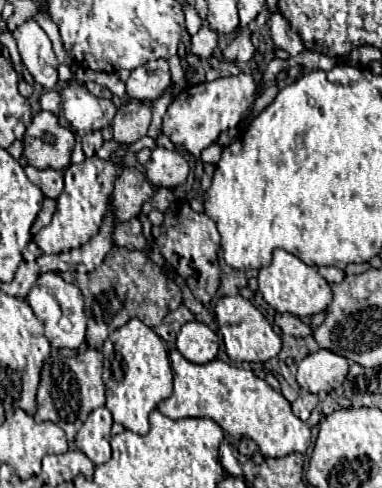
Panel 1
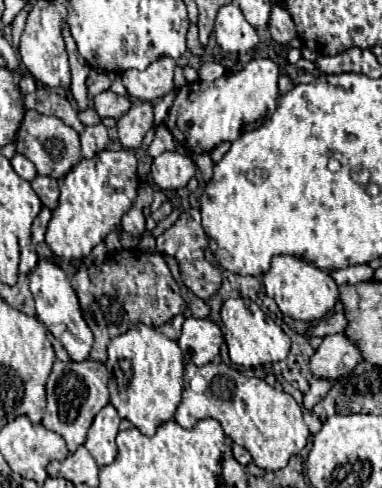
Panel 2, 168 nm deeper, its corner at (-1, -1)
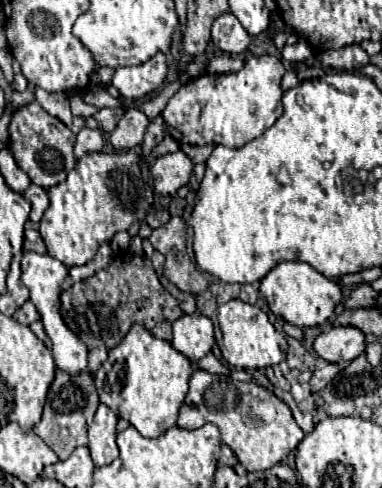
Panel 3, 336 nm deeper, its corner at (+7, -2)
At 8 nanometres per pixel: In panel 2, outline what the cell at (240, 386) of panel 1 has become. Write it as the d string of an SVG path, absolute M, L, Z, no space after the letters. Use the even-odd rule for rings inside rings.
M186 362L182 402L176 408L174 420L182 428L192 428L198 420L204 418L218 420L226 436L232 442L244 446L252 454L254 464L264 470L284 468L290 456L298 454L310 438L302 410L290 394L282 390L278 392L274 386L266 384L260 378L248 378L224 362L210 362L200 368L192 362Z

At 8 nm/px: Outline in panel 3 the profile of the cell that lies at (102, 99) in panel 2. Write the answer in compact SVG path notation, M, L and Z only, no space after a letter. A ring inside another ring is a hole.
M100 109L100 111L94 115L94 119L100 123L100 129L102 129L102 131L112 133L114 127L116 127L116 123L118 123L116 115L118 115L118 109Z

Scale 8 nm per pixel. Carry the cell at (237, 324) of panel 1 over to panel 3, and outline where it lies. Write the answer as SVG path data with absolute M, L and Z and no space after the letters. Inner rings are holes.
M232 299L224 303L218 309L218 323L224 333L222 341L222 357L238 369L264 369L270 365L278 365L286 359L286 349L288 343L282 333L274 329L274 325L268 321L268 315L240 299Z

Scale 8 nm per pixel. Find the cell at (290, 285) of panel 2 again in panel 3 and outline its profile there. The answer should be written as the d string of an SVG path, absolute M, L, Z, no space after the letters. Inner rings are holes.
M286 261L276 265L262 281L260 281L260 293L264 295L270 311L276 317L282 317L284 321L296 325L296 327L314 327L324 325L332 315L336 305L342 299L340 285L334 279L324 277L314 267L302 261Z

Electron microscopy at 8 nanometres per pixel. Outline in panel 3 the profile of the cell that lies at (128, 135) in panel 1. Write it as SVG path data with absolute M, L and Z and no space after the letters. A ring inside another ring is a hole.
M126 109L124 117L120 119L120 123L116 125L116 129L110 135L114 149L124 151L124 149L132 149L134 145L142 145L148 123L150 121L142 111Z

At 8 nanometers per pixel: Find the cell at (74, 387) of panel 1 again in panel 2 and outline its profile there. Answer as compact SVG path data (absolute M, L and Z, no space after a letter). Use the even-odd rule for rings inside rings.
M84 360L84 362L54 362L54 368L46 382L46 412L42 418L42 426L58 432L66 444L68 450L74 452L84 440L86 430L92 424L94 416L108 404L108 372L102 362L96 360Z

